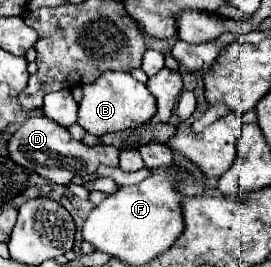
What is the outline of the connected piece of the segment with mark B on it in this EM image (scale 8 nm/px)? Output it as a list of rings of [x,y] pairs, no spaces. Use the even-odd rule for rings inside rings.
[[[105,71],[95,83],[83,87],[83,99],[79,103],[79,125],[93,133],[93,135],[105,135],[115,131],[127,131],[133,127],[145,125],[155,115],[155,97],[149,93],[149,89],[131,77],[131,73],[121,71]]]

